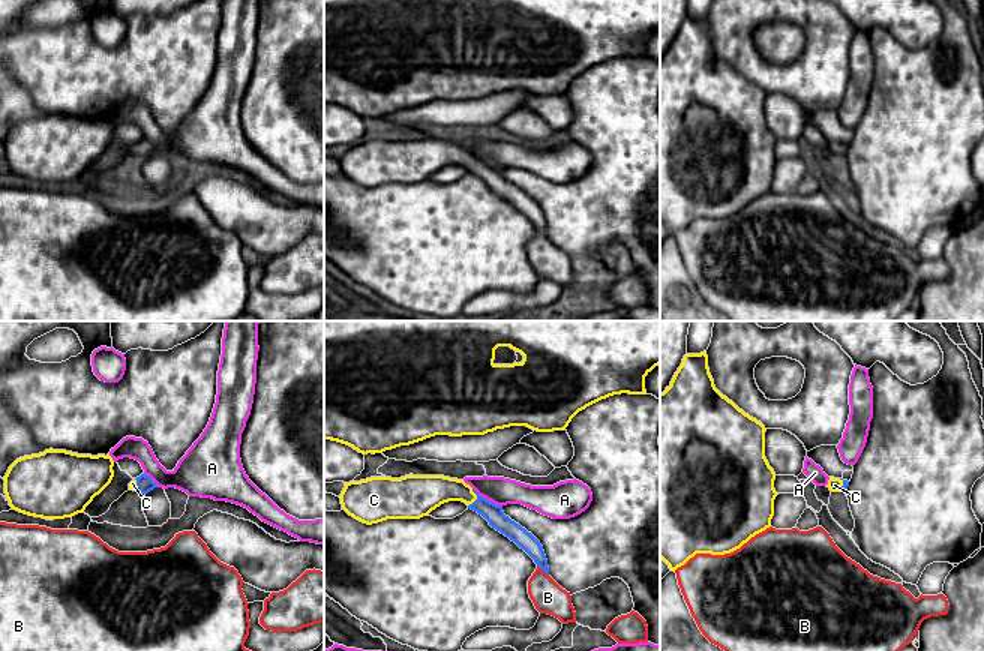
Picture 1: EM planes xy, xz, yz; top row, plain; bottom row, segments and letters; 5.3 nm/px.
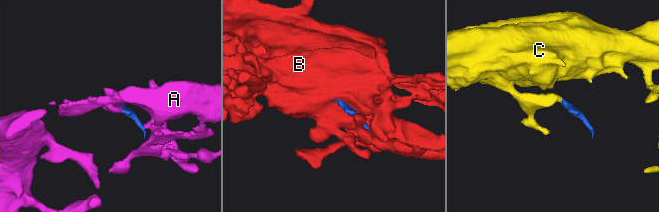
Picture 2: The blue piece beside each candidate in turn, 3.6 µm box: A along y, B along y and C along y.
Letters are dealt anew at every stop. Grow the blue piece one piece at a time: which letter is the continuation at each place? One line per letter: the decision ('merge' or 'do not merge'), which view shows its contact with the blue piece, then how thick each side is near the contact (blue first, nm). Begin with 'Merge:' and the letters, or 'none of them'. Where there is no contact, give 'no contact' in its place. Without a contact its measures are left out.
Merge: C
A: do not merge; contact in xz; calibres 100 and 150 nm
B: do not merge; contact in xz; calibres 100 and 170 nm
C: merge; contact in xz; calibres 100 and 170 nm

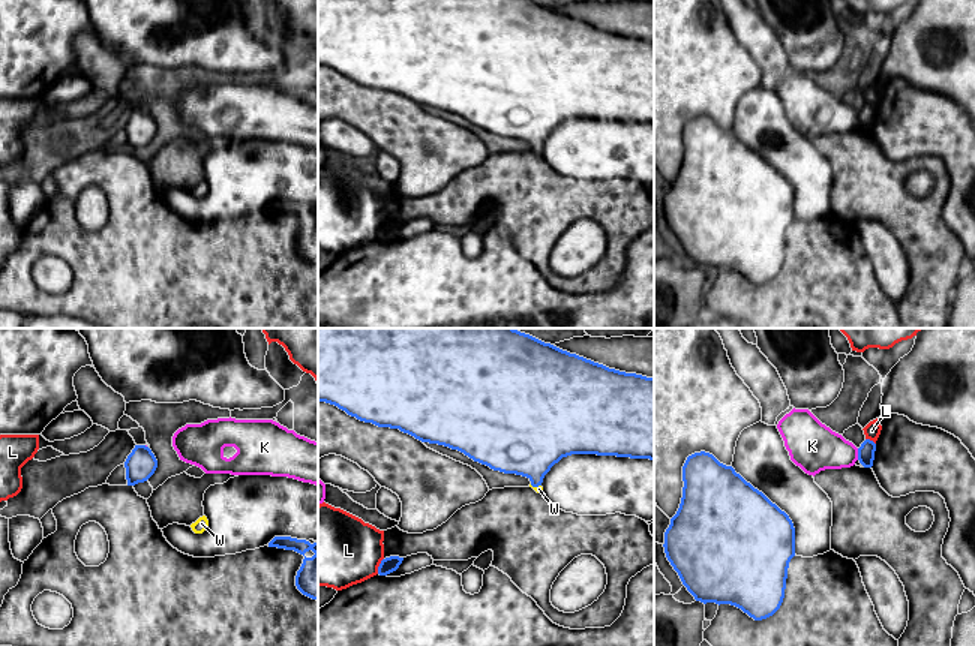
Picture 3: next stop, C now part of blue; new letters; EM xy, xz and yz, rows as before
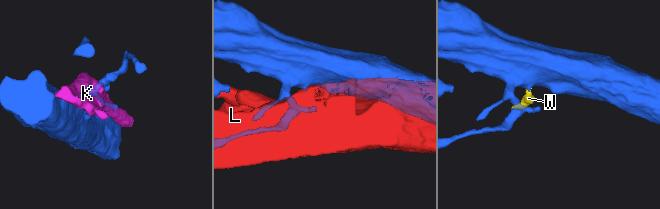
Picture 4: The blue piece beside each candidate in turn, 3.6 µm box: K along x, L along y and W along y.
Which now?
Merge: W
K: do not merge; contact in yz; calibres 100 and 260 nm
L: do not merge; contact in xz; calibres 90 and 400 nm
W: merge; contact in xz; calibres 380 and 40 nm

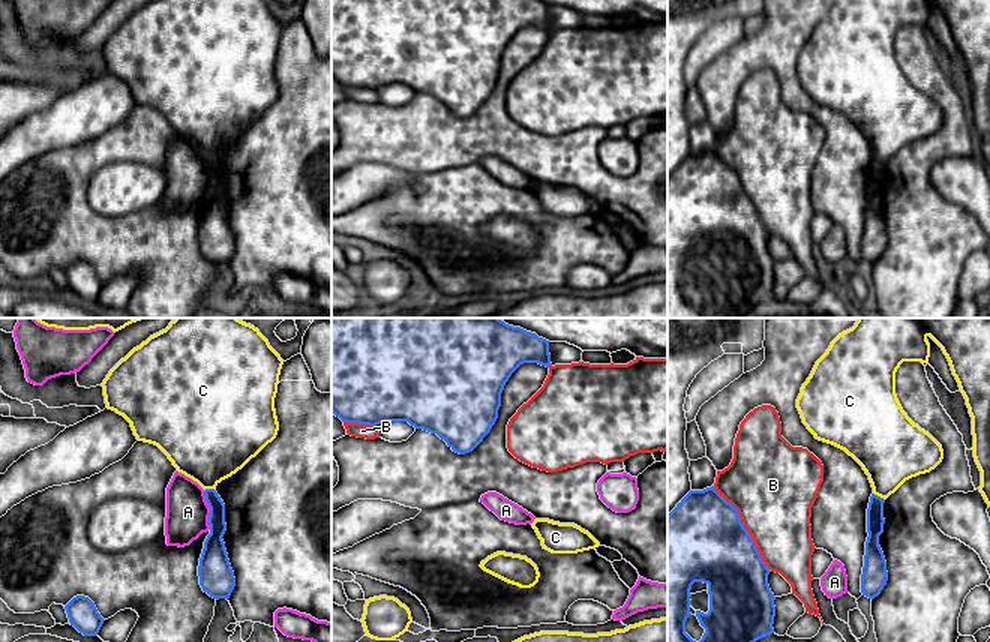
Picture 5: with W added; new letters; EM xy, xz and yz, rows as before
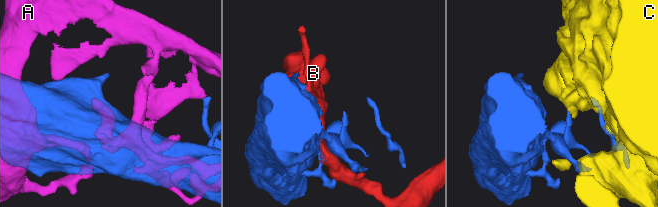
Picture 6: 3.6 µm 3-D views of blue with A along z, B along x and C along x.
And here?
Merge: none of them
A: do not merge; contact in xy; calibres 140 and 220 nm
B: do not merge; contact in yz; calibres 460 and 440 nm
C: do not merge; contact in yz; calibres 100 and 340 nm

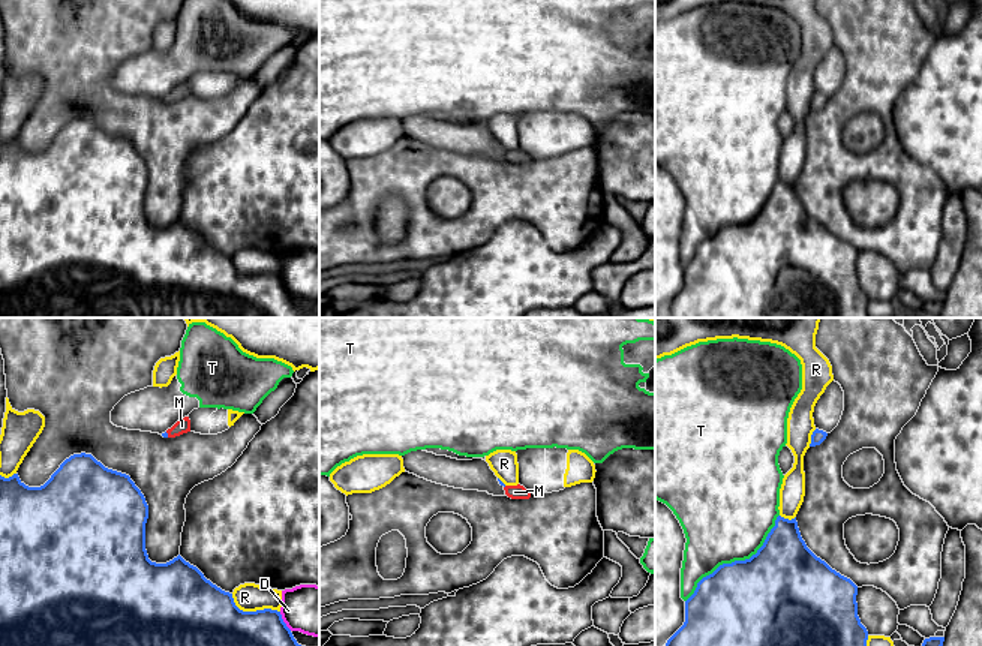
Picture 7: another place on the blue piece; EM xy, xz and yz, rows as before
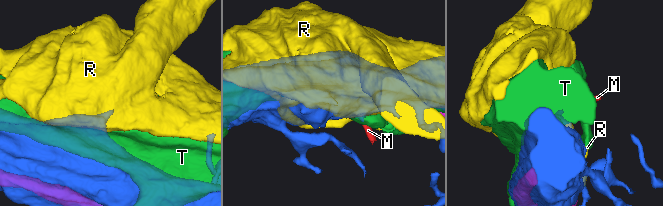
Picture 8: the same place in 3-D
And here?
Merge: M
D: do not merge; contact in xy; calibres 190 and 280 nm
M: merge; contact in xy; calibres 30 and 80 nm
R: do not merge; contact in xy; calibres 320 and 160 nm
T: do not merge; contact in yz; calibres 480 and 480 nm

